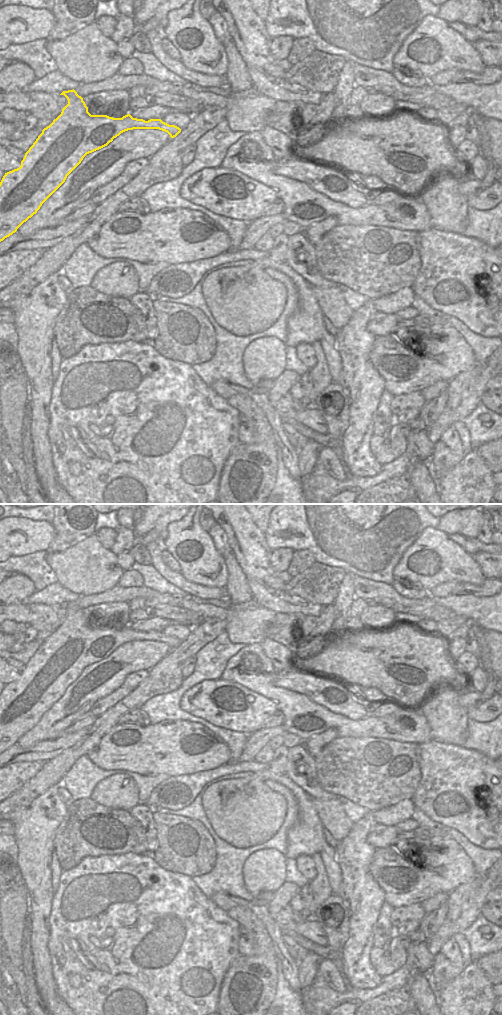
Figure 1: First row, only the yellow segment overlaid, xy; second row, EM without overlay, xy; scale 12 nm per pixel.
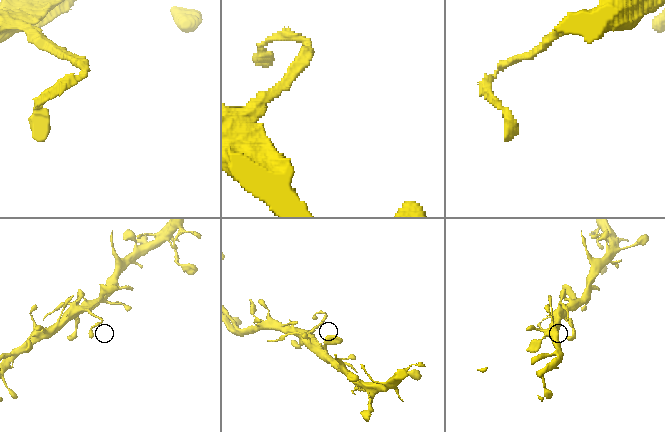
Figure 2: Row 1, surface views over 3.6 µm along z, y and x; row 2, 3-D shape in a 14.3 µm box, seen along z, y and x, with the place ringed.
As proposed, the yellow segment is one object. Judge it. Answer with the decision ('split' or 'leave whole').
split

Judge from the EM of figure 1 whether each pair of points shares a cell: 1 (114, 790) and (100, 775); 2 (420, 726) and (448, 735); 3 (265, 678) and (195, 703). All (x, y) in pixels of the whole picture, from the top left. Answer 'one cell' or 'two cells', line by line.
1: two cells
2: two cells
3: two cells

